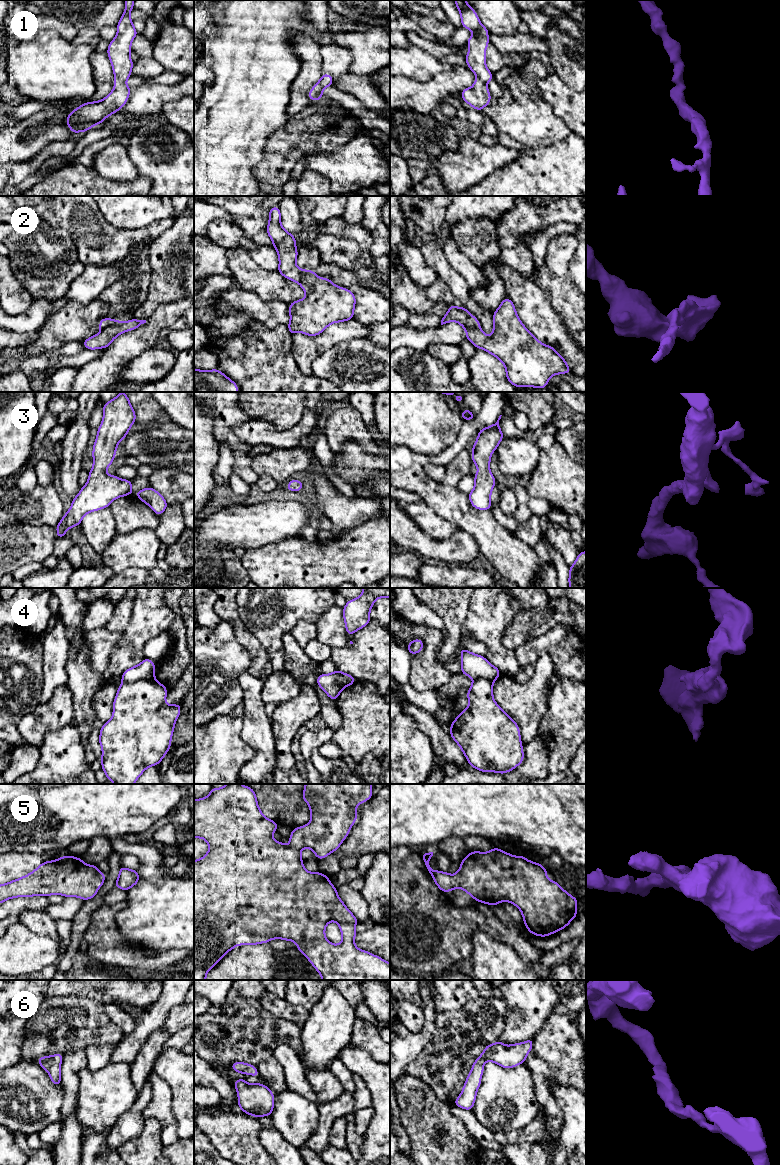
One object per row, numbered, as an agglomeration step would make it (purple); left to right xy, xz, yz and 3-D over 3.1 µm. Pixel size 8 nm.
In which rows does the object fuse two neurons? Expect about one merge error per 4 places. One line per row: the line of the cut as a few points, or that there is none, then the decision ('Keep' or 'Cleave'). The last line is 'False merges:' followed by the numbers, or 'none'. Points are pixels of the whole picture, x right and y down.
1: No split. Keep
2: Split along xy (122, 322), (108, 324), (101, 330). Cleave
3: No split. Keep
4: Split along xy (153, 677), (123, 683). Cleave
5: No split. Keep
6: No split. Keep
False merges: 2, 4

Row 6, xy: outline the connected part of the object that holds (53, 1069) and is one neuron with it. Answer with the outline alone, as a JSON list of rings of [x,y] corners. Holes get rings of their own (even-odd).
[[[56,1053],[52,1056],[42,1056],[38,1058],[36,1061],[39,1065],[47,1071],[50,1076],[51,1082],[55,1086],[59,1086],[61,1082],[61,1062],[63,1060],[64,1055],[60,1053]]]

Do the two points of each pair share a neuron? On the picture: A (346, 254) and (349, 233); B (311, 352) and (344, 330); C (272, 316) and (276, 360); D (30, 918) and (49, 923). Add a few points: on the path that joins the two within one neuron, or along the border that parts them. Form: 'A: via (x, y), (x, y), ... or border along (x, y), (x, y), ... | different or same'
A: border along (325, 233), (352, 239), (362, 249), (368, 249) | different
B: via (319, 344), (336, 332) | same
C: border along (286, 324), (268, 328), (252, 323), (249, 327) | different
D: via (35, 920), (44, 922) | same

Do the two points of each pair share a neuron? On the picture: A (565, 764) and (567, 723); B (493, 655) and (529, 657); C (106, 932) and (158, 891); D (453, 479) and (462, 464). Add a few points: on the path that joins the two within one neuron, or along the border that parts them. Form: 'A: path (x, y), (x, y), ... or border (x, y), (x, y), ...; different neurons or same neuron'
A: path (565, 754), (565, 733); same neuron
B: border (513, 650), (519, 668); different neurons
C: border (127, 903), (116, 915), (116, 928), (126, 945); different neurons
D: path (457, 475), (461, 468); same neuron

